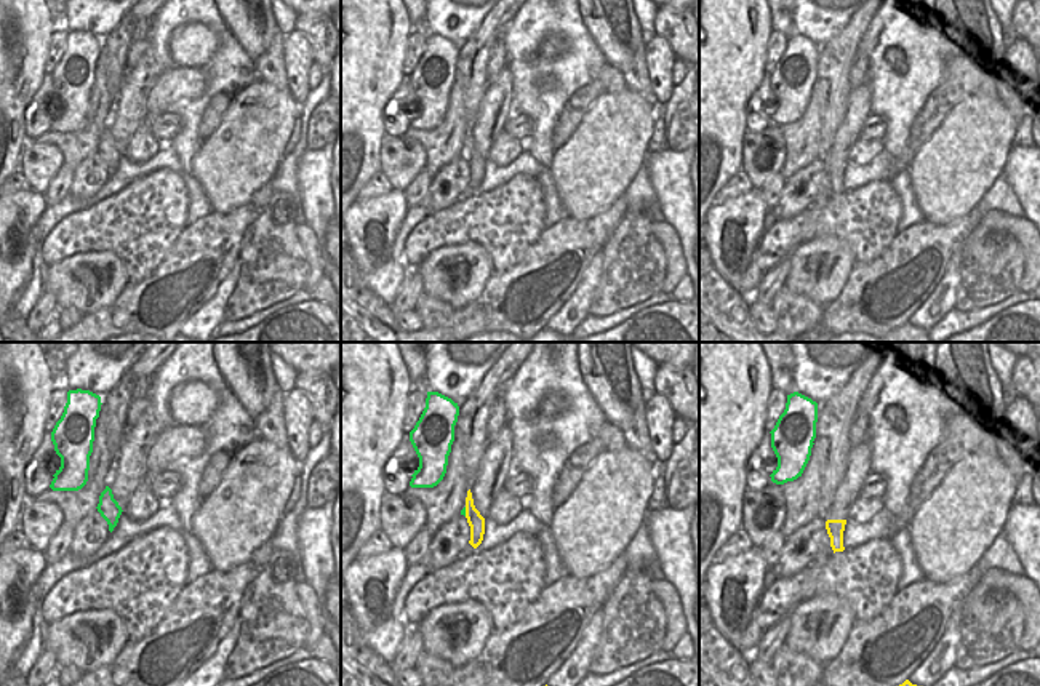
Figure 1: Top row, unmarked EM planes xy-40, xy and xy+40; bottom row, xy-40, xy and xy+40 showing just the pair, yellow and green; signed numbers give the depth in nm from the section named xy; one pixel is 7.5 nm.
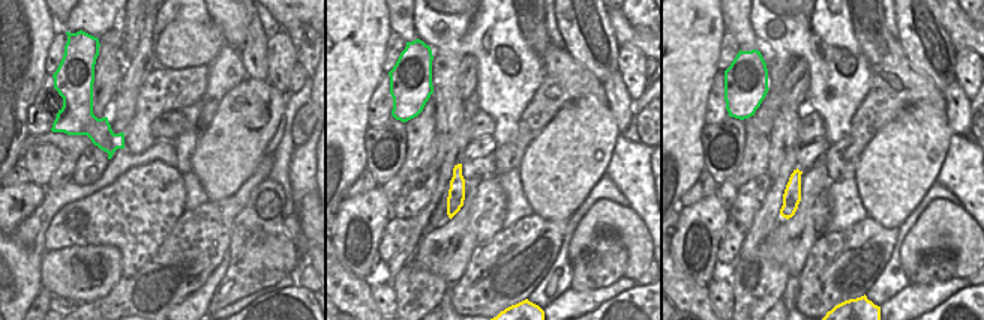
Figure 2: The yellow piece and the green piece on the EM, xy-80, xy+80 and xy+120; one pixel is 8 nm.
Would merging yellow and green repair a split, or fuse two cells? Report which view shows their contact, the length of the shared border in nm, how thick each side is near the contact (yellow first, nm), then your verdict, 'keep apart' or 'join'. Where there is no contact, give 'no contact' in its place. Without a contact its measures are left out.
meets yellow in xy; contact 70 nm long; 120 nm thick on the yellow side, 50 nm on the other; join

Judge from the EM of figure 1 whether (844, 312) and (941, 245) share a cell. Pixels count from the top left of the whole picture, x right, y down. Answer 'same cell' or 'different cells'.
same cell

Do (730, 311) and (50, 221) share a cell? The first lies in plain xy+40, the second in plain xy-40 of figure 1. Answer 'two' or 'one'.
two

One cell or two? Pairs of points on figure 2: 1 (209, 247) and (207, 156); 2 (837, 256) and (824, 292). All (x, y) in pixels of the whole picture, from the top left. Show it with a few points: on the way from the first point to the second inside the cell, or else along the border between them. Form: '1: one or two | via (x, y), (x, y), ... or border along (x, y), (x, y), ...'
1: two | border along (242, 187), (228, 197), (209, 202)
2: one | via (837, 265), (837, 269), (824, 283)

